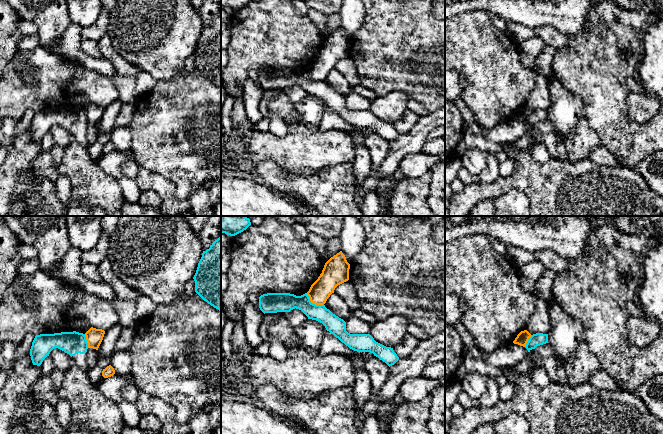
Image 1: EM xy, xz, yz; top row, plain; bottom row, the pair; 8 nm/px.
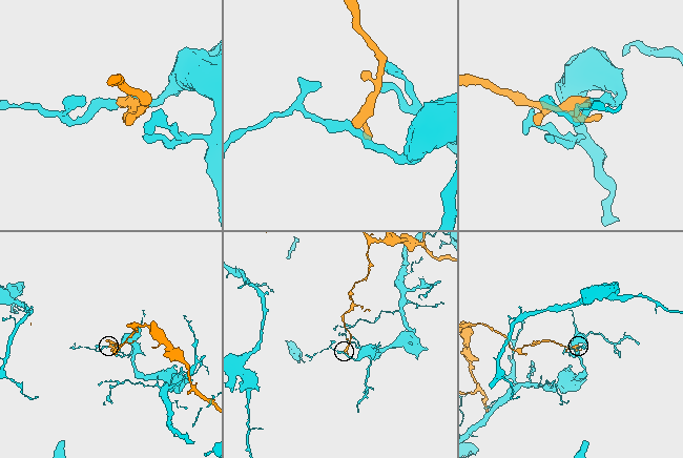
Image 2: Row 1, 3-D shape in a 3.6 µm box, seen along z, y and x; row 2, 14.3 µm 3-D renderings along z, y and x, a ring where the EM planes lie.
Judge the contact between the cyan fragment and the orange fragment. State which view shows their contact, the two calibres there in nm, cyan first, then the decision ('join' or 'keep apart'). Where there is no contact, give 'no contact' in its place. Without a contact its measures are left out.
contact in xz; calibres 160 and 170 nm; keep apart

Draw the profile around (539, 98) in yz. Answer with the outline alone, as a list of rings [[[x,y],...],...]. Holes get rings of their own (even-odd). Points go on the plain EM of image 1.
[[[537,74],[535,88],[531,92],[526,106],[531,110],[548,110],[550,106],[550,95],[548,89],[548,78]]]

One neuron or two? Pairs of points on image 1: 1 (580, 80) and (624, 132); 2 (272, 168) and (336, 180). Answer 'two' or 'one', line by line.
1: one
2: one

